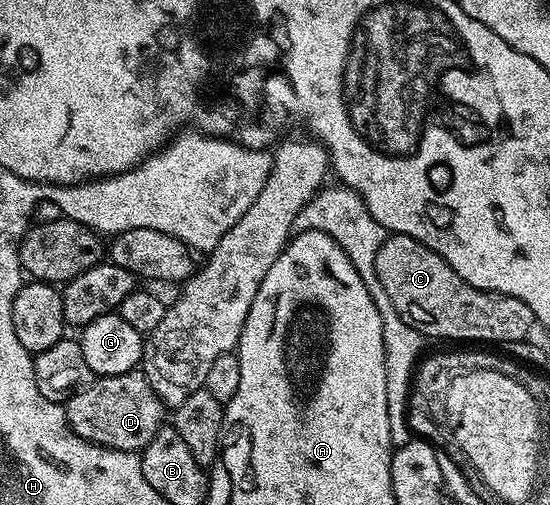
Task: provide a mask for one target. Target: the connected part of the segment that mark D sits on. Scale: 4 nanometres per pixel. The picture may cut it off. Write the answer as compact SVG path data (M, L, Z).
M140 369L128 370L110 378L98 377L83 392L71 395L64 403L64 408L69 427L83 441L112 450L144 450L147 444L151 444L151 436L161 430L167 418L167 408L159 396L155 396Z

